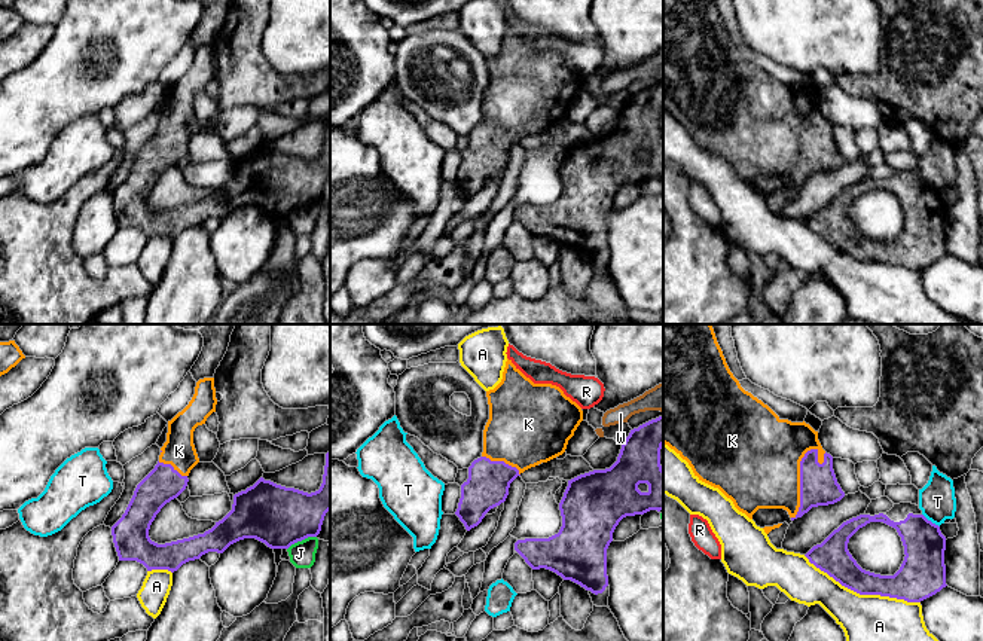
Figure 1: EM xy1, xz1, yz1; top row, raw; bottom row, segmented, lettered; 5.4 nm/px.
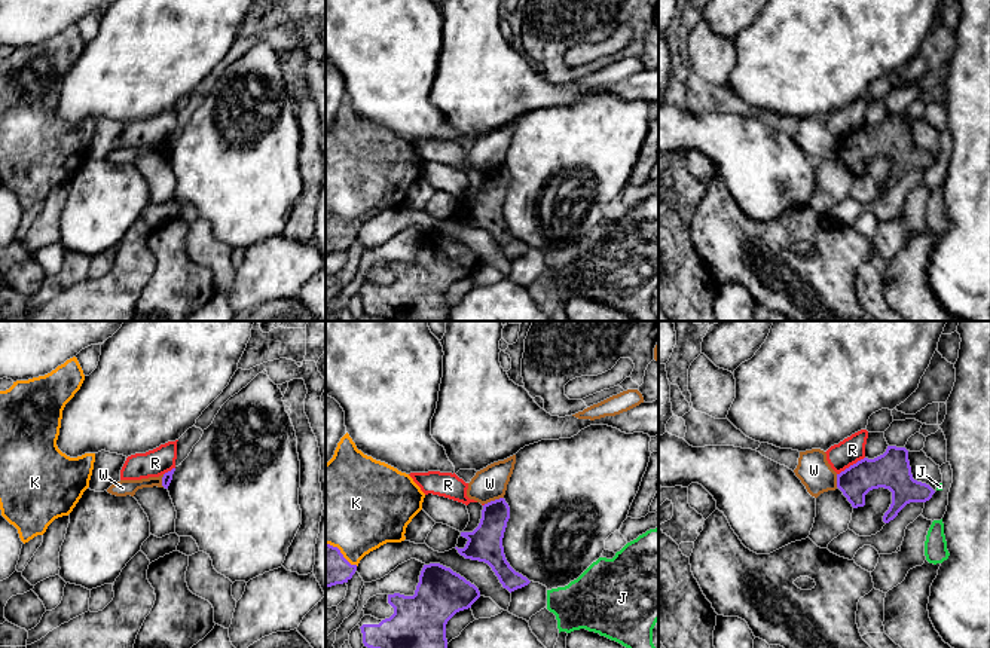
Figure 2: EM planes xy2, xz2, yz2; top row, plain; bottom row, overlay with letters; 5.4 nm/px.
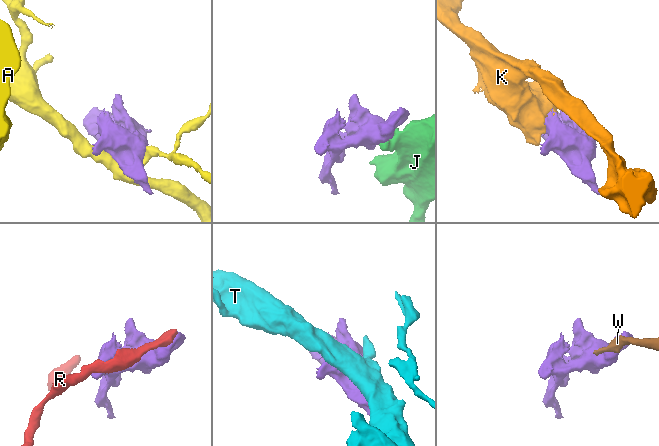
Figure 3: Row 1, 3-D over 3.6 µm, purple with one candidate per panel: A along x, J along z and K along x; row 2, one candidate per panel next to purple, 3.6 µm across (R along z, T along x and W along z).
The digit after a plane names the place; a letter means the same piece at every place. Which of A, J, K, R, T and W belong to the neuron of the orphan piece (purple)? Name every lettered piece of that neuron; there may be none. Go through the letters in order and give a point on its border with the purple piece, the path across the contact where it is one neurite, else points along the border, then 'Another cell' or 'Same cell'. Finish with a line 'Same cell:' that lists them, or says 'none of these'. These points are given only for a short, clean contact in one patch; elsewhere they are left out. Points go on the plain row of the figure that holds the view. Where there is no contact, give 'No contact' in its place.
A: Touches purple at yz1 (861, 261). Another cell
J: Touches purple at xy1 (301, 207). Boundary: xy1 (316, 203), (298, 207), (287, 216). Another cell
K: Touches purple at yz1 (800, 147). Same cell
R: Touches purple at yz2 (851, 133). Boundary: yz2 (864, 124), (837, 141). Another cell
T: Touches purple at yz1 (930, 188). Boundary: yz1 (922, 180), (939, 194). Another cell
W: Touches purple at xz2 (494, 168). Boundary: xz2 (503, 164), (485, 171). Another cell
Same cell: K

